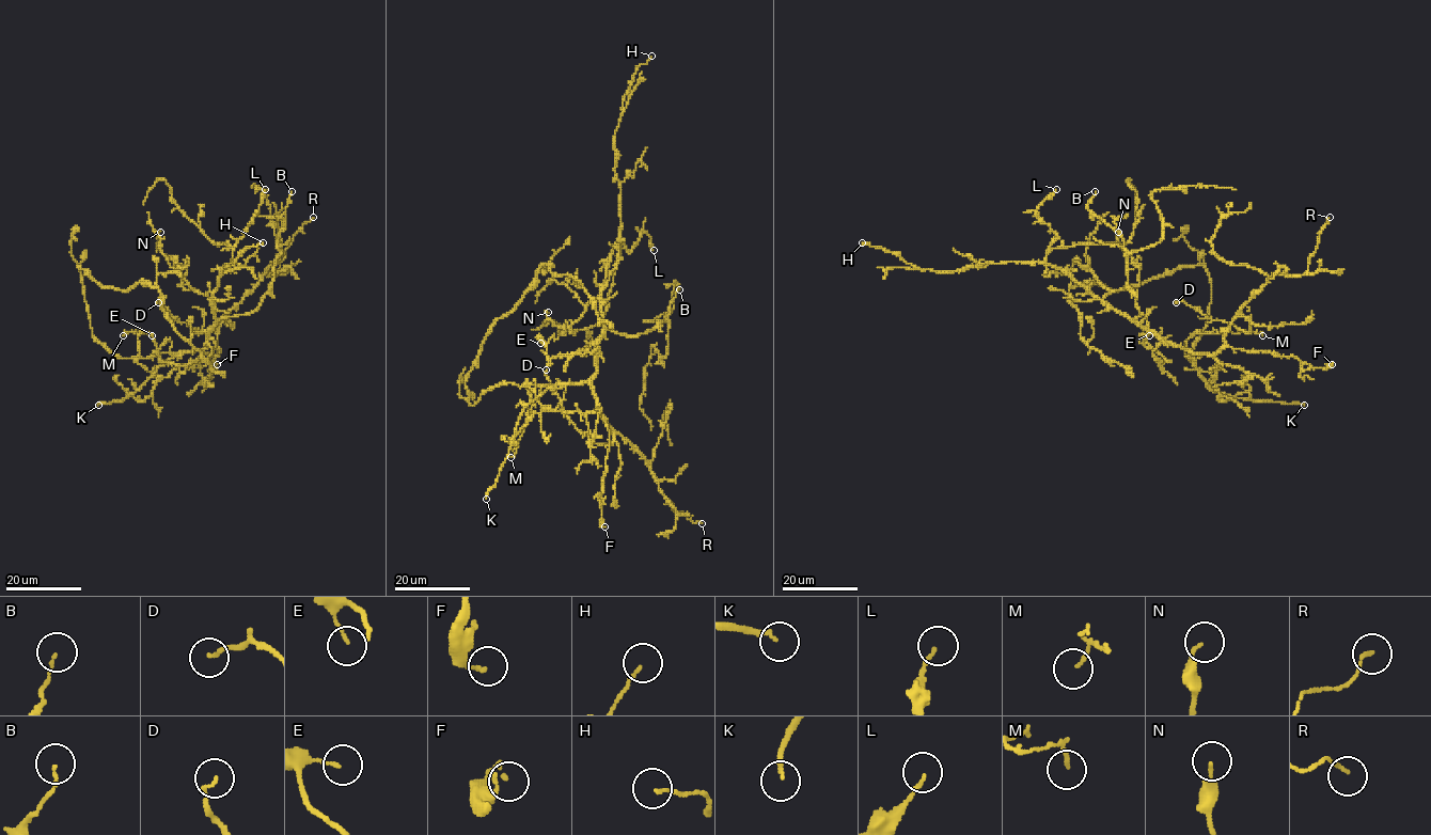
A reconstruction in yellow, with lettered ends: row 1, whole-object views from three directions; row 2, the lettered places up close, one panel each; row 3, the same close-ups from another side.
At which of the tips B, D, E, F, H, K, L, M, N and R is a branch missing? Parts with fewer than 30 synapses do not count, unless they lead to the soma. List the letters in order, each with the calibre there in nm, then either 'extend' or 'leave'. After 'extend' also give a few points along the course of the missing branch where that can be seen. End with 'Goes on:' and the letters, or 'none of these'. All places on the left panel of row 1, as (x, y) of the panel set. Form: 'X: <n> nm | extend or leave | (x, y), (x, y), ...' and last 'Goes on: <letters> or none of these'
B: 100 nm | leave
D: 120 nm | leave
E: 110 nm | leave
F: 130 nm | leave
H: 110 nm | leave
K: 140 nm | extend | (98, 405), (97, 408), (93, 405), (92, 410), (96, 408), (101, 414), (109, 455), (114, 450), (112, 439)
L: 120 nm | leave
M: 110 nm | leave
N: 100 nm | leave
R: 110 nm | leave
Goes on: K

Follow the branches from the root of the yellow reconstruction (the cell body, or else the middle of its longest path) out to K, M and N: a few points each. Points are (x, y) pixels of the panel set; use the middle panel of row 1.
K: (530, 384), (567, 384), (548, 388), (523, 409), (507, 458), (486, 499)
M: (530, 384), (527, 379), (531, 412), (510, 457)
N: (530, 384), (582, 383), (595, 373), (599, 299), (571, 325), (575, 333), (548, 312)

